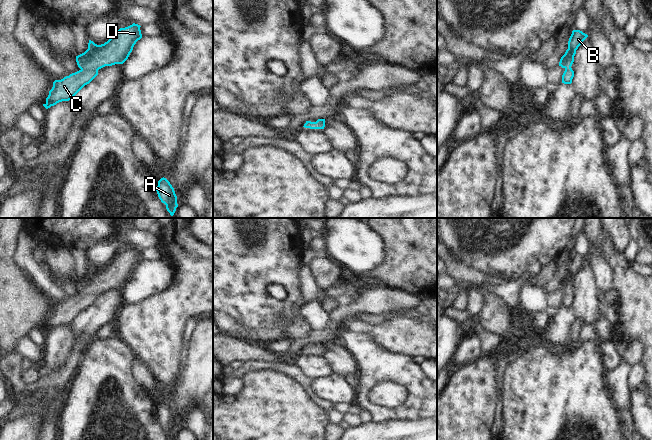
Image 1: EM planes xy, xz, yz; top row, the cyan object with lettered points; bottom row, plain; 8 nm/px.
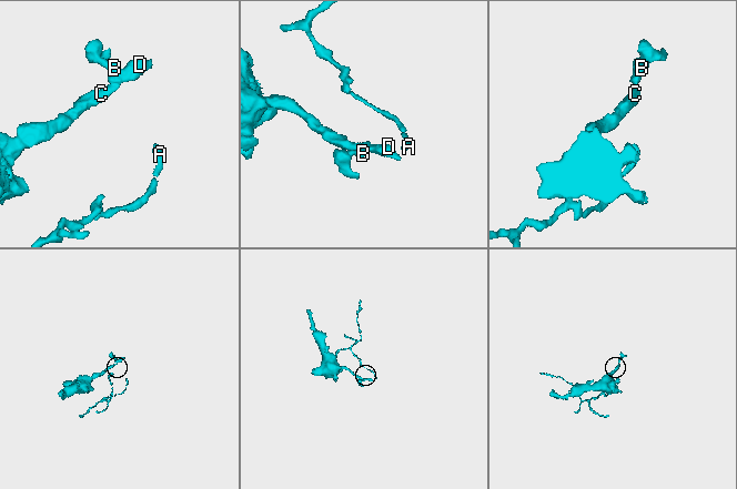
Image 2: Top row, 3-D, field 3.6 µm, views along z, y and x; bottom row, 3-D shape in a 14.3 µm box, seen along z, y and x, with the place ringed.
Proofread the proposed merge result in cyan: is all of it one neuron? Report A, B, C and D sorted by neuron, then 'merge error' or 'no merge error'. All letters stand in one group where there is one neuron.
groups A B C D; no merge error

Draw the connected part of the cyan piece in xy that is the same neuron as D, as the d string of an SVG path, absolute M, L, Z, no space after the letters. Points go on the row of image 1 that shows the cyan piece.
M133 23L128 27L120 28L112 34L107 42L101 45L89 40L88 49L76 56L80 70L61 80L55 80L43 106L48 109L59 102L72 100L85 85L98 75L99 69L123 64L128 59L136 42L142 38L140 27Z

